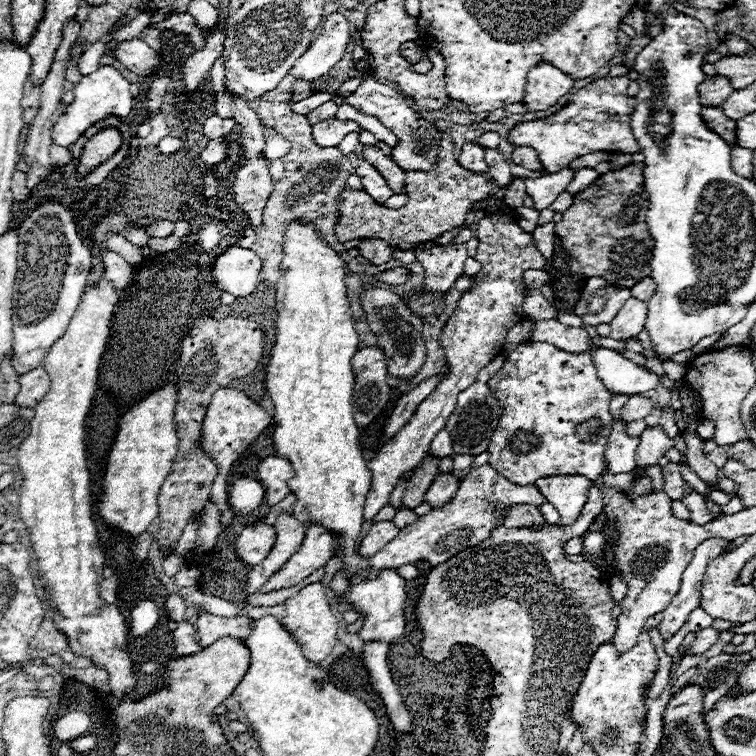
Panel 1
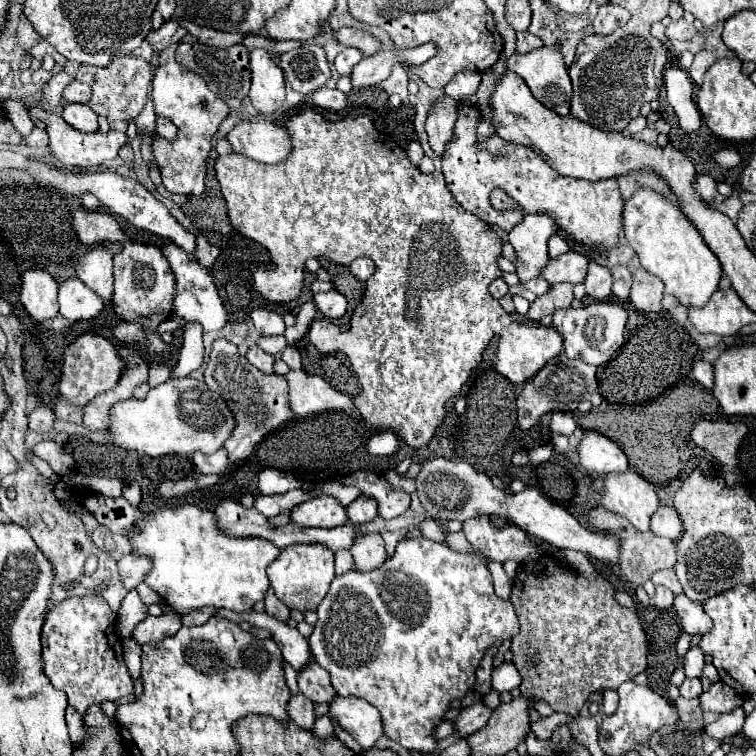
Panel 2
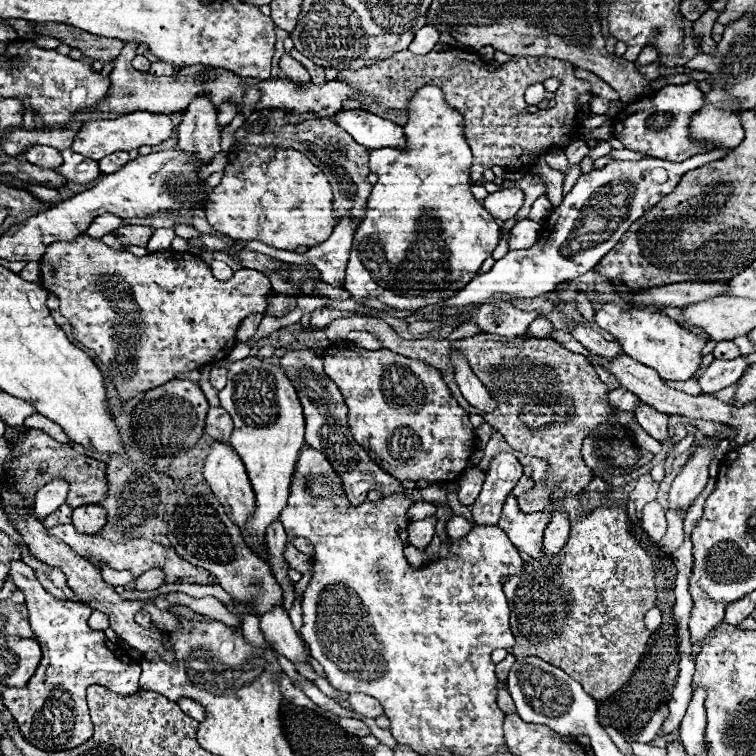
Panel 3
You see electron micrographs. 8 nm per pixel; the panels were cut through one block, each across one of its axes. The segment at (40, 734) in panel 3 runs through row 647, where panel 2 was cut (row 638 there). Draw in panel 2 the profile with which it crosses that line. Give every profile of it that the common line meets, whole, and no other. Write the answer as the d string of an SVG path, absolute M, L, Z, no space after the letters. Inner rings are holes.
M100 596L68 598L60 606L52 608L42 626L42 660L44 674L54 688L66 692L68 704L80 714L88 706L104 700L116 702L122 696L132 694L132 678L124 660L116 660L114 650L108 644L108 632L112 630L116 616Z

